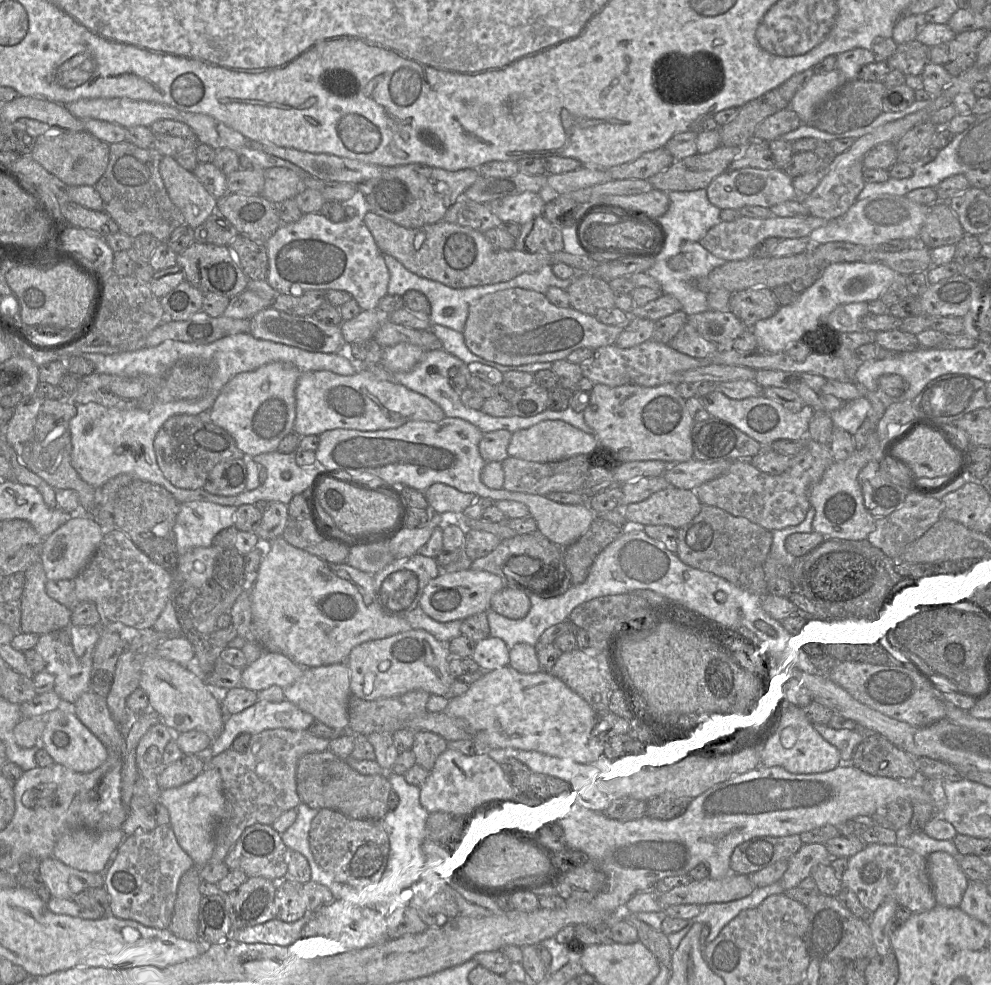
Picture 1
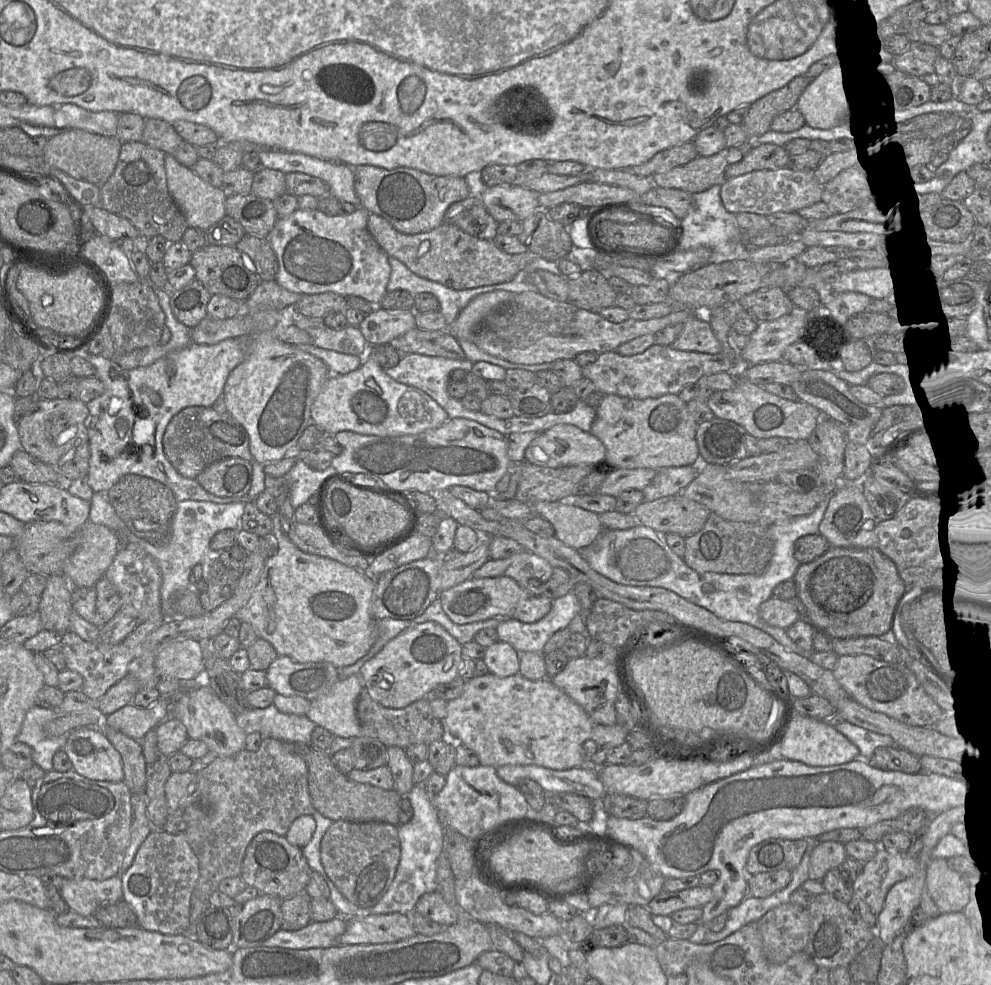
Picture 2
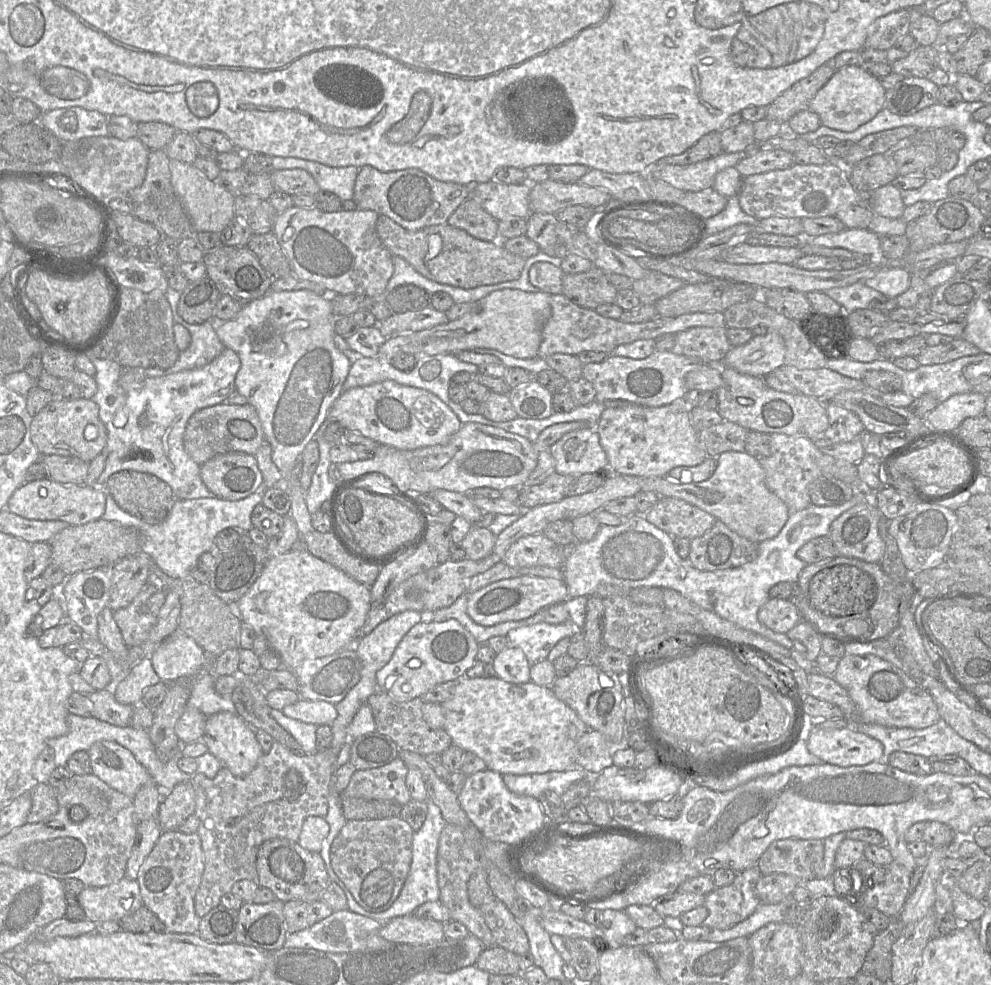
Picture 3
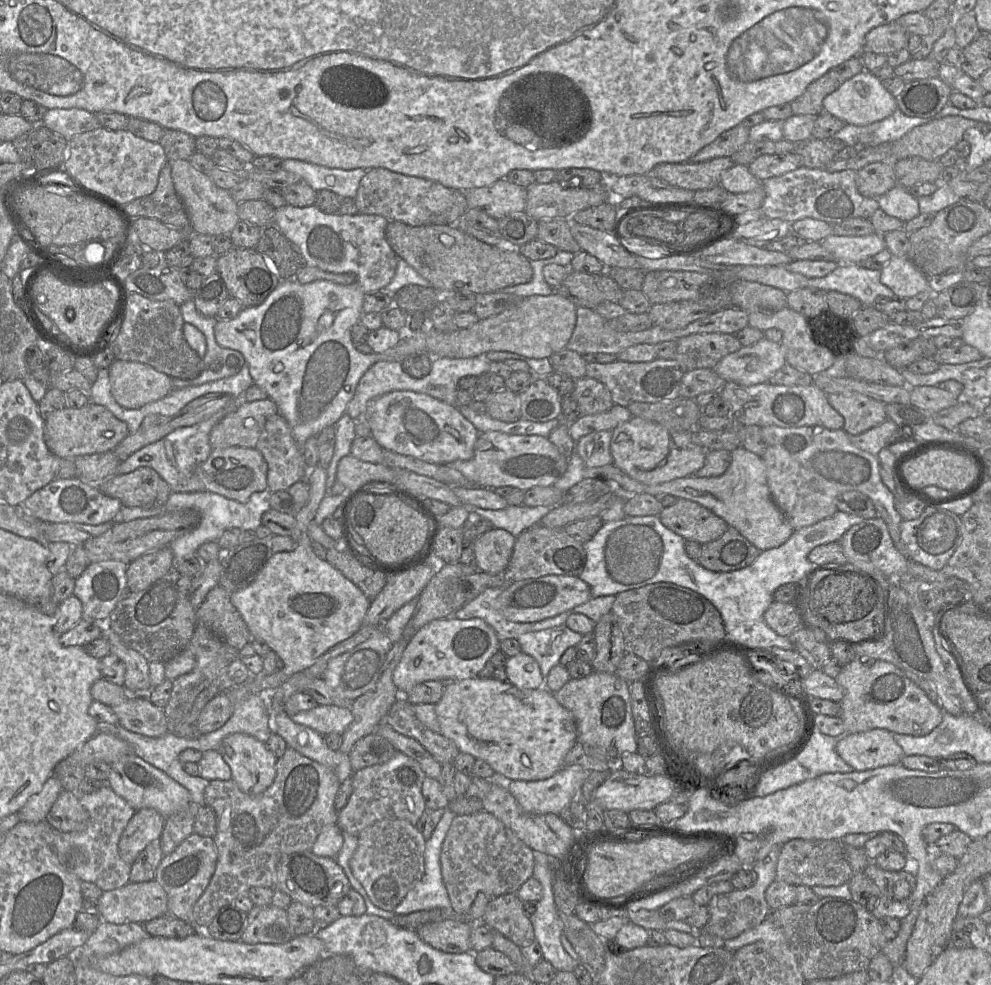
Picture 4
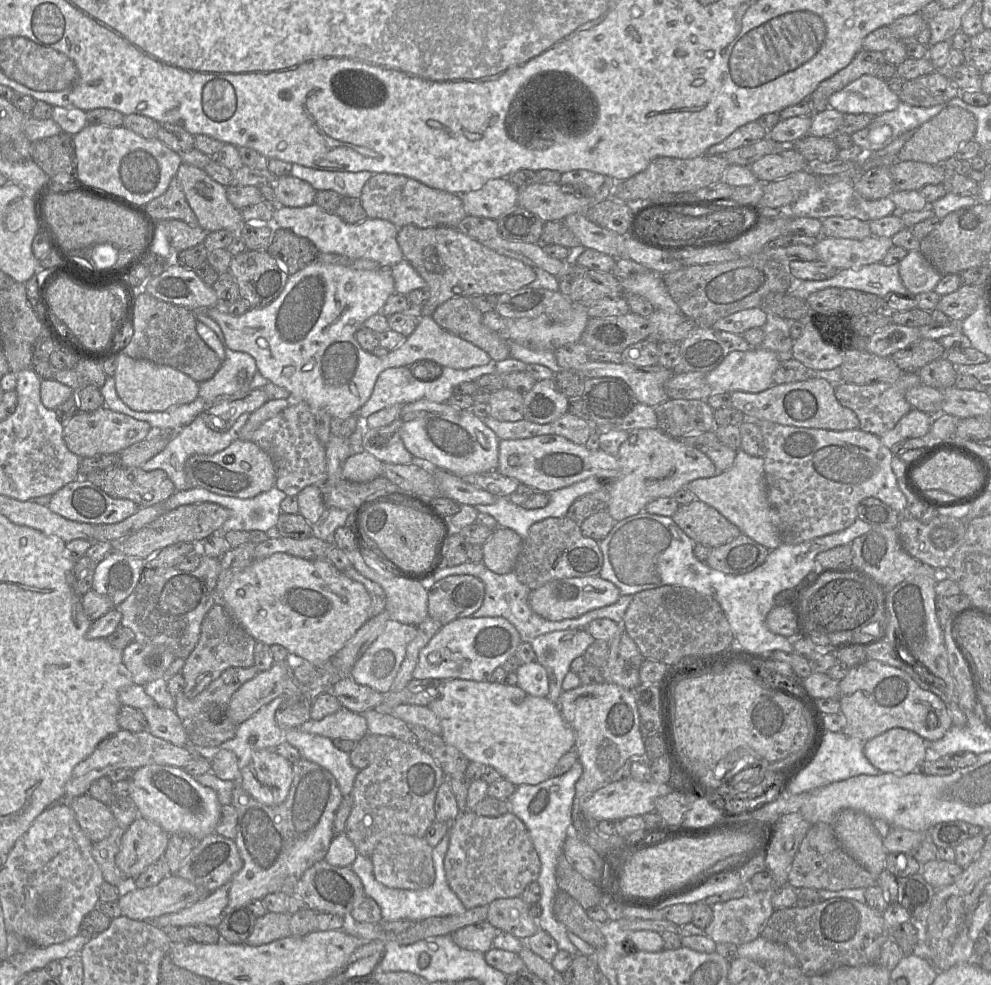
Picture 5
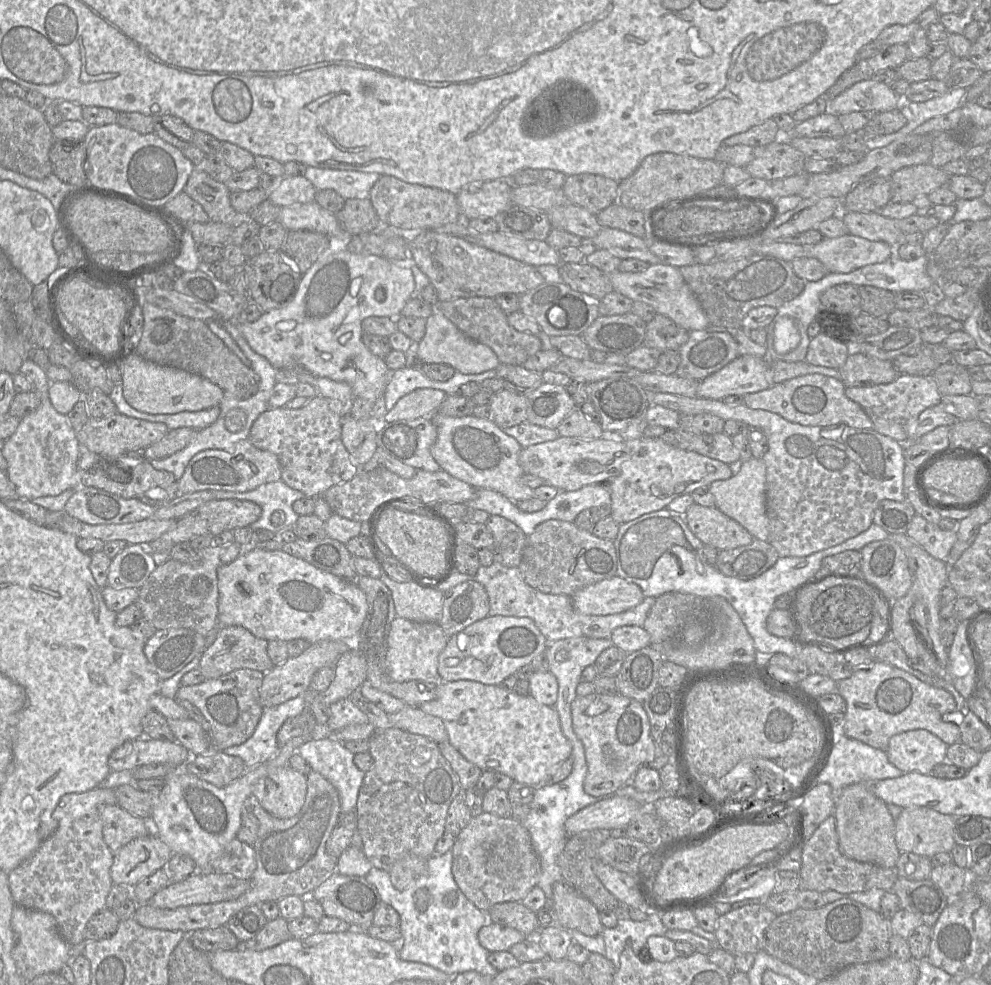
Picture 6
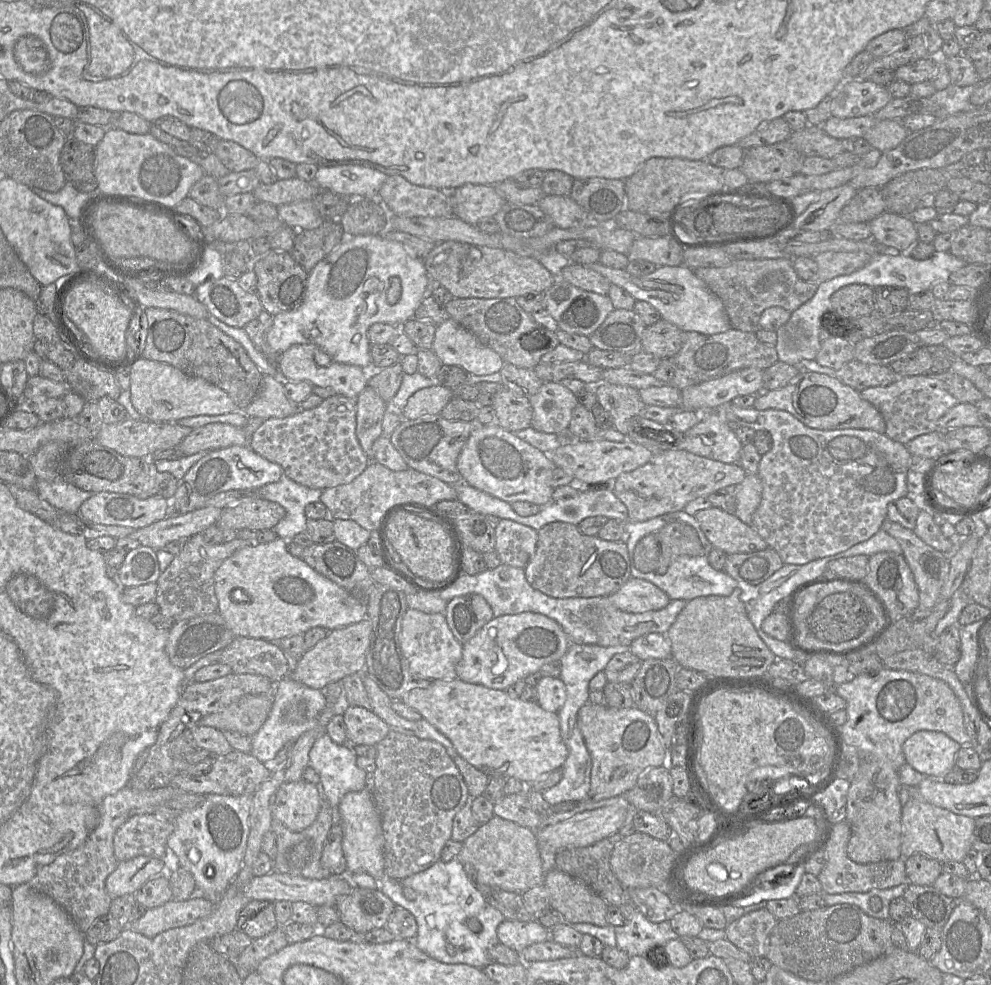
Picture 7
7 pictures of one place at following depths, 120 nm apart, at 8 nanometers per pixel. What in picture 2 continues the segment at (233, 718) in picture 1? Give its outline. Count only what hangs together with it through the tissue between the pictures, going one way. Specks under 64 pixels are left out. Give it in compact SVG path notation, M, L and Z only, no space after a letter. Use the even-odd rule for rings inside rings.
M273 704L238 715L236 720L246 735L258 732L263 739L275 738L301 744L310 744L312 731L316 727L306 715L282 713Z

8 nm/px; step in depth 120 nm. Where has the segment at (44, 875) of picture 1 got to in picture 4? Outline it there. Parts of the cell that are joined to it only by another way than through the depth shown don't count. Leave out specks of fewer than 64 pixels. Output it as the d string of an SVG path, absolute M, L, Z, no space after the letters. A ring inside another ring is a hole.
M155 880L128 882L126 885L104 891L96 901L102 921L112 924L144 924L168 913L167 894Z

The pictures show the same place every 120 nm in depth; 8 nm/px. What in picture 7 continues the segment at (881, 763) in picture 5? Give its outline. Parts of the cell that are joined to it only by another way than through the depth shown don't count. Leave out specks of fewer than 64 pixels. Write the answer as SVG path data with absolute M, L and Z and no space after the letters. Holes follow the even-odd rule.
M921 730L903 744L906 763L926 778L944 779L956 766L961 744L939 731Z

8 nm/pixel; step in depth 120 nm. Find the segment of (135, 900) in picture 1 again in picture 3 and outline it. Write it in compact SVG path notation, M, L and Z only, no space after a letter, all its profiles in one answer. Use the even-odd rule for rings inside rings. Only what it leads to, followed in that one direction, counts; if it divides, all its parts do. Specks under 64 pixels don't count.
M162 831L154 848L141 865L136 878L143 904L165 925L166 931L197 934L200 918L195 912L195 895L204 871L204 855L197 834Z

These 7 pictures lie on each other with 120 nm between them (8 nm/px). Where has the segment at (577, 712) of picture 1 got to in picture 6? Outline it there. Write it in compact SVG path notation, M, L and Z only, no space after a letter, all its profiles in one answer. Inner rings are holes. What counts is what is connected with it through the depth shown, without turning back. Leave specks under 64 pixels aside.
M472 680L440 682L435 699L418 706L423 712L440 718L448 734L448 742L465 759L482 771L499 772L537 789L546 785L558 766L571 757L572 745L562 732L554 707L539 703L531 695L523 696L499 685L487 685Z

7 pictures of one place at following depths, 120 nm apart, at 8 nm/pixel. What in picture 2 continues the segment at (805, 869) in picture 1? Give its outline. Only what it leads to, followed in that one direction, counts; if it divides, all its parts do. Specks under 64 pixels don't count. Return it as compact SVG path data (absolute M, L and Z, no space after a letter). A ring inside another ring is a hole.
M819 842L810 852L809 879L821 880L829 870L840 867L847 857L844 844Z

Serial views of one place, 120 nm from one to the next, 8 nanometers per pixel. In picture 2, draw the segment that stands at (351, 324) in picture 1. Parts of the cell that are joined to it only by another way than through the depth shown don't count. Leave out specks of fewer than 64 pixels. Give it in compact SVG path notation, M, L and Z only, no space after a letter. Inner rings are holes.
M376 308L367 314L358 328L369 346L387 344L416 328L414 311L389 312Z

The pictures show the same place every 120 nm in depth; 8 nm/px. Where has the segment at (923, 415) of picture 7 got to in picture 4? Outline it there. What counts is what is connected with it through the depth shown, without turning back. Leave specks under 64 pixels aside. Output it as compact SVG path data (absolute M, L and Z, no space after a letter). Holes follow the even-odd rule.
M856 392L826 394L829 404L843 417L843 430L851 436L859 435L882 424L886 419L886 404Z

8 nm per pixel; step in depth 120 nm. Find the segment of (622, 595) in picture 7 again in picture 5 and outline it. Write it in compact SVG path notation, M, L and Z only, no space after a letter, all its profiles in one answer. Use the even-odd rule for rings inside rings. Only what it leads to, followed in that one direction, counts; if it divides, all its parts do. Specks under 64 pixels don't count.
M599 576L553 580L530 590L528 603L531 609L546 620L556 621L577 618L591 610L615 603L621 594L617 586Z

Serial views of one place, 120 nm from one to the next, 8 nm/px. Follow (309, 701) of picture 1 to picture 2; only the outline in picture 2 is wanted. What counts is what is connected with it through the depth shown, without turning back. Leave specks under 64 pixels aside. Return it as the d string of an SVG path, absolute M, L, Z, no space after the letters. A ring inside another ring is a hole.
M359 674L338 680L327 693L311 701L307 718L334 736L359 737L356 703L363 688Z

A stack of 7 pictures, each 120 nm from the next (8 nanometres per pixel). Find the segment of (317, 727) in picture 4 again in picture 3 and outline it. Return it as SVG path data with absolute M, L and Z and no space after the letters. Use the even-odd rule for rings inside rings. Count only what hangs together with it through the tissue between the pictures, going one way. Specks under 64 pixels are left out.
M302 699L294 704L285 706L281 712L291 719L311 723L316 726L331 726L338 716L335 705L331 703Z

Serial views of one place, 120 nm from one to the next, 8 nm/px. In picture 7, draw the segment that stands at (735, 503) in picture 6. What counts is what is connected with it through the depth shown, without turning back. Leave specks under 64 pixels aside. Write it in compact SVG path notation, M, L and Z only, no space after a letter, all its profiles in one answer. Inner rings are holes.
M747 474L735 486L736 510L734 514L744 523L751 525L753 514L762 497L762 483L758 474Z

